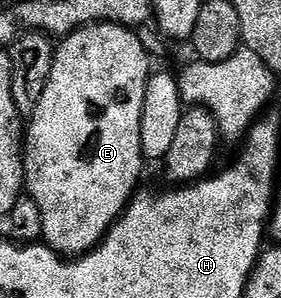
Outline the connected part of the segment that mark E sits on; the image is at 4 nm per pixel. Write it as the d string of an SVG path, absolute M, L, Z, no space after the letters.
M90 24L81 30L70 32L69 35L62 37L58 41L55 57L53 58L53 70L49 74L45 94L41 94L41 102L37 102L37 110L30 116L29 123L25 128L23 178L26 195L31 196L33 202L37 202L37 207L41 210L42 243L64 258L78 258L84 256L87 252L93 251L107 237L107 231L127 211L131 197L135 195L140 187L139 179L143 176L143 164L145 165L143 147L141 146L141 114L145 106L147 82L153 75L151 65L153 65L153 60L147 55L145 47L138 40L137 31L123 28L119 24Z

